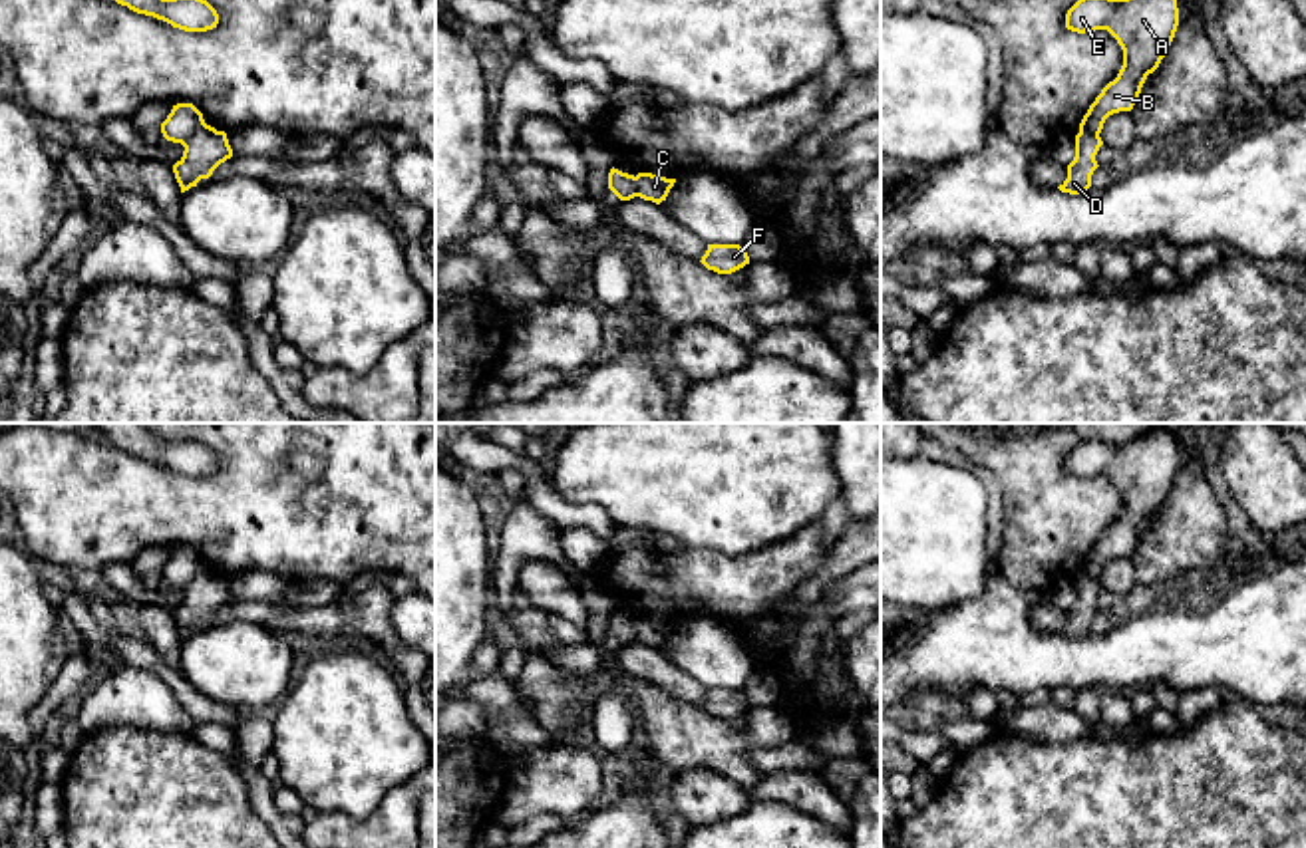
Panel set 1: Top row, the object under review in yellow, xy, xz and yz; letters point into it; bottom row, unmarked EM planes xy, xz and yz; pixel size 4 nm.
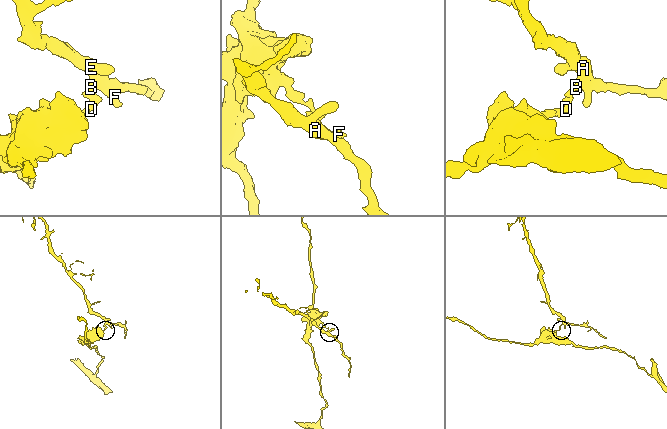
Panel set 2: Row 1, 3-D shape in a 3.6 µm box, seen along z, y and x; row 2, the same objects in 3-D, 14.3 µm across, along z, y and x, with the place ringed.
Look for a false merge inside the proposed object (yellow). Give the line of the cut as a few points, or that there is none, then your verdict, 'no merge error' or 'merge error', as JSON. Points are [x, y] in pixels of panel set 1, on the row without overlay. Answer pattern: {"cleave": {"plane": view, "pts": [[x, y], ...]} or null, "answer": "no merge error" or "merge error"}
{"cleave": {"plane": "xy", "pts": [[205, 568], [181, 588]]}, "answer": "merge error"}

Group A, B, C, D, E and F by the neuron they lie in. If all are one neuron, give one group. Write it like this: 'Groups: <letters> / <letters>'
Groups: A B E F / C D

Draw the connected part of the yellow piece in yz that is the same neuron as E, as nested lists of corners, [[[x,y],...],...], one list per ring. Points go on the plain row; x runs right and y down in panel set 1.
[[[1161,425],[1127,443],[1083,441],[1067,455],[1067,475],[1107,475],[1123,495],[1117,522],[1089,550],[1079,576],[1101,578],[1109,560],[1133,554],[1147,520],[1165,502],[1177,471],[1175,435]]]

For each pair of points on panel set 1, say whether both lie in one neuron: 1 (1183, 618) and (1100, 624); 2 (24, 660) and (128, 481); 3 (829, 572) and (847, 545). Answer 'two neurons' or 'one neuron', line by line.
1: two neurons
2: two neurons
3: one neuron

